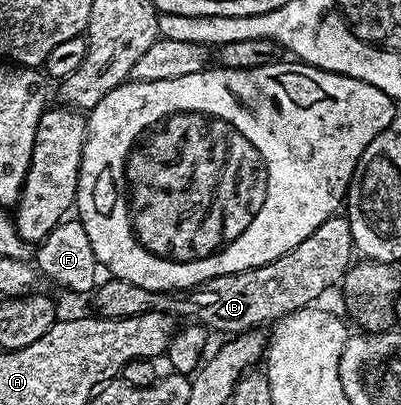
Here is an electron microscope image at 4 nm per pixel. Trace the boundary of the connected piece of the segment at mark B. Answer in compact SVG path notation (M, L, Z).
M336 215L325 219L309 239L297 243L293 251L281 255L277 260L265 263L256 269L214 277L209 282L196 285L194 289L172 289L166 293L137 287L120 277L108 276L94 290L94 312L100 317L125 319L142 313L169 313L176 318L190 319L206 325L208 330L223 335L249 333L258 330L259 325L276 323L293 311L306 309L320 299L326 289L342 282L343 276L353 264L351 253L356 252L353 231L349 231L346 216Z

